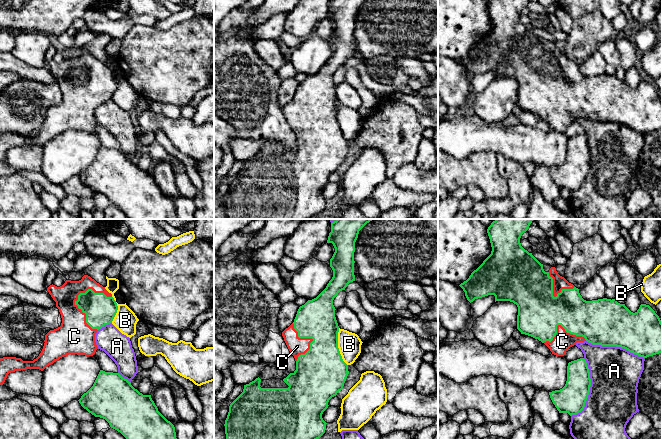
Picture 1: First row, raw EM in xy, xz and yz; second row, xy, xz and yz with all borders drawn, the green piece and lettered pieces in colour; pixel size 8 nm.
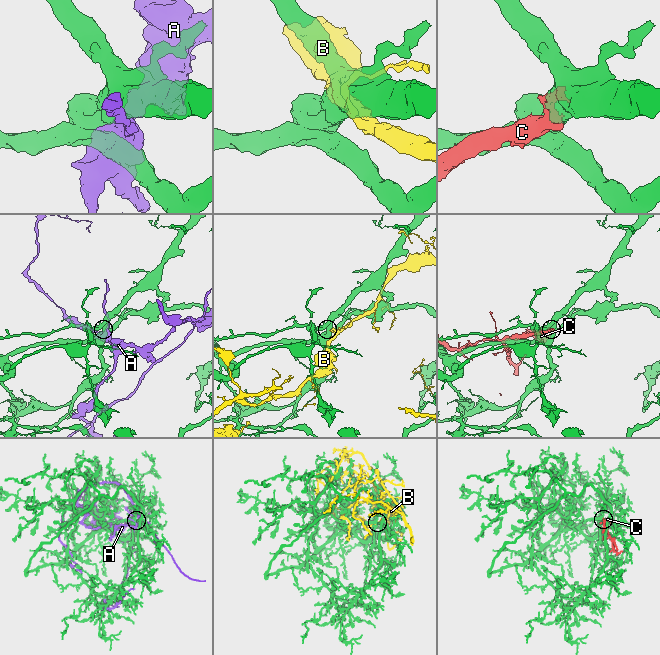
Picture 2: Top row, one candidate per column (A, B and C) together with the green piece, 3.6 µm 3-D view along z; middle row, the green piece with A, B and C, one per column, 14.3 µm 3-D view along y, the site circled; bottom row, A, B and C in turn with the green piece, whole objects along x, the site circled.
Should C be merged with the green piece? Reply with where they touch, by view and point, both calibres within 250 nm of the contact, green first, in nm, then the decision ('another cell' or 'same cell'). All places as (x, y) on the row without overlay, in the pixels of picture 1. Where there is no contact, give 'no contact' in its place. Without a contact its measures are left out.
xy (80, 84) | 240/280 nm | same cell

